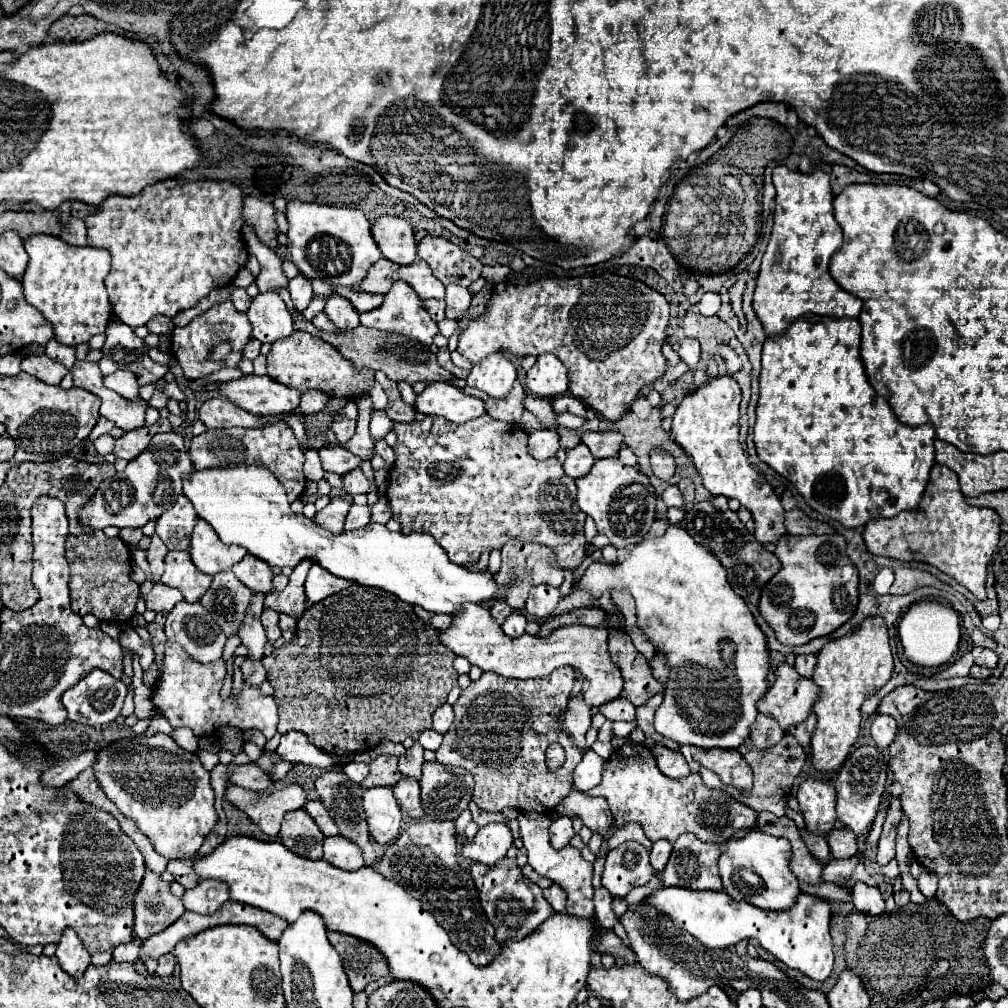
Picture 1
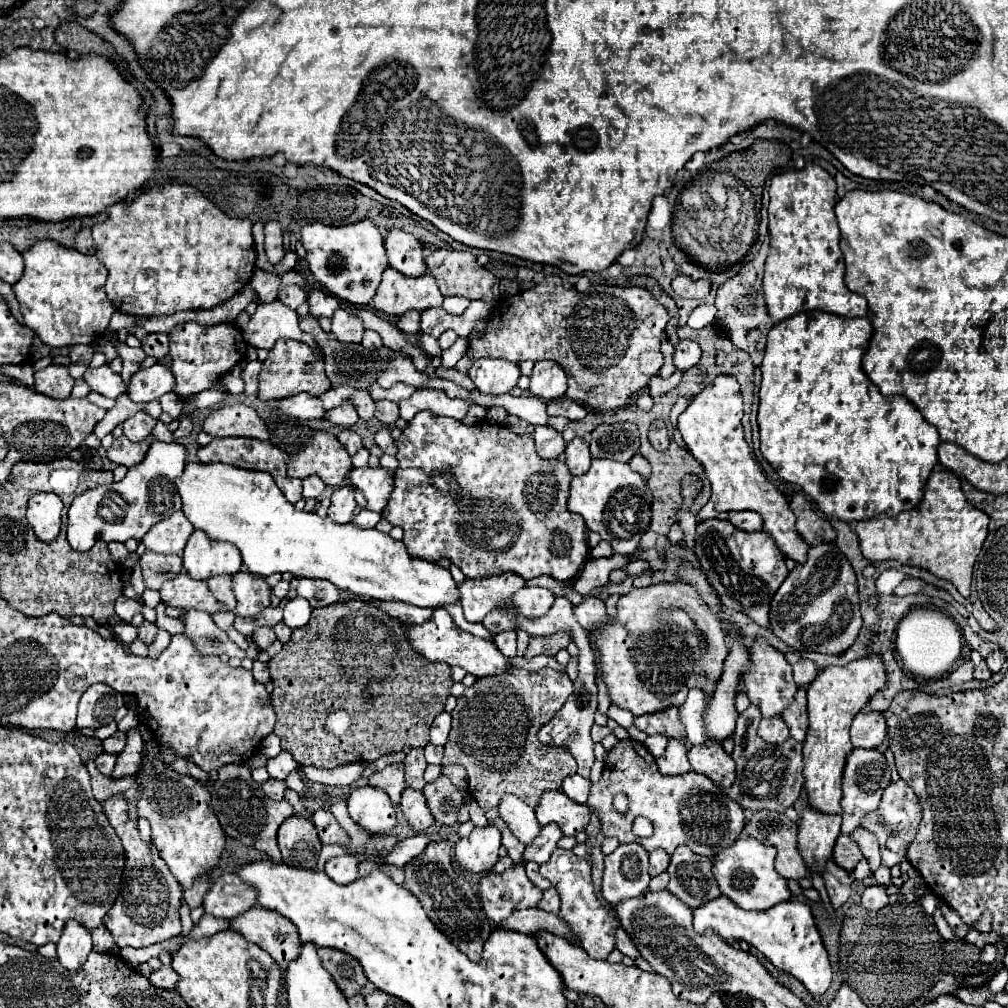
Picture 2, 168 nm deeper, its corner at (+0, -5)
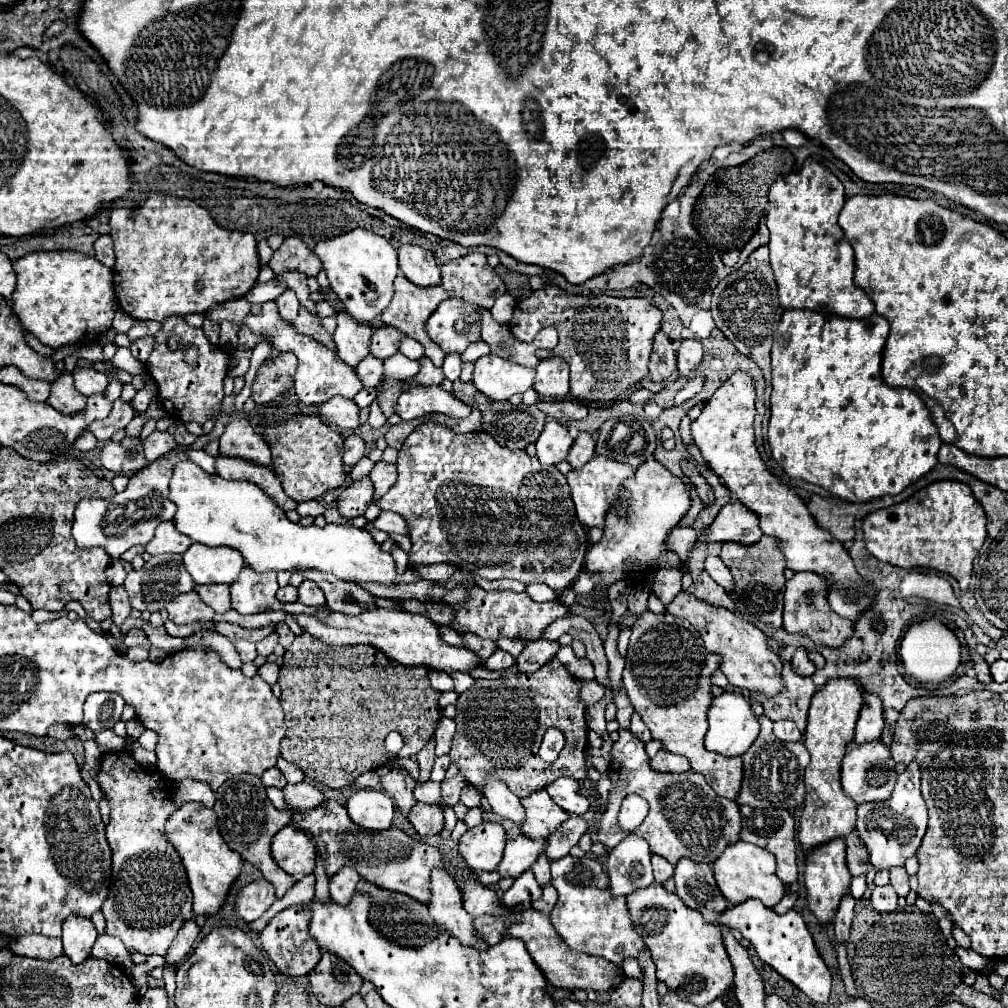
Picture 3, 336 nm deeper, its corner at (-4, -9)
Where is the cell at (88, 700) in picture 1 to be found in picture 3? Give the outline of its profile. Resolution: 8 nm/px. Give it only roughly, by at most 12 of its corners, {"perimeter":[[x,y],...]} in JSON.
{"perimeter":[[95,692],[85,700],[83,724],[97,732],[121,718],[123,698]]}

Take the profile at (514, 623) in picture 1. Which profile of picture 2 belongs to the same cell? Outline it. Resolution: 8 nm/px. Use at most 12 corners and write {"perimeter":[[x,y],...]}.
{"perimeter":[[515,630],[499,632],[493,640],[497,648],[513,658],[517,654]]}

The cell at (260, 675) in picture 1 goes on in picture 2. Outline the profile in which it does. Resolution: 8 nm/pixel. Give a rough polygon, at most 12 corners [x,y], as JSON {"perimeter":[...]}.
{"perimeter":[[253,662],[251,668],[255,680],[267,684],[269,670],[265,662]]}

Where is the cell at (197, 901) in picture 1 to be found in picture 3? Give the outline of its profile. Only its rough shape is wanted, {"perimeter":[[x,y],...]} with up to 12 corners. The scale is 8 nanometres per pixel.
{"perimeter":[[267,880],[241,888],[235,910],[245,922],[257,920],[275,902]]}

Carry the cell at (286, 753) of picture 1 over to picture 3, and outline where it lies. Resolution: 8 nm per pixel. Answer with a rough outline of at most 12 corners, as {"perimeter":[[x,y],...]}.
{"perimeter":[[269,768],[261,782],[265,788],[283,788],[285,776],[277,768]]}

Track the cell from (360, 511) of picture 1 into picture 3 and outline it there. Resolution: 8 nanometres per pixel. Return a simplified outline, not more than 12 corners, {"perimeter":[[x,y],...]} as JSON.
{"perimeter":[[381,512],[375,528],[407,536],[407,522],[401,514]]}

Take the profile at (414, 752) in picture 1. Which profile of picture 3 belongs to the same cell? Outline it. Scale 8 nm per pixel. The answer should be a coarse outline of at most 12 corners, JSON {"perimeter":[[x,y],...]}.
{"perimeter":[[435,740],[417,752],[417,762],[421,770],[421,780],[429,780],[431,766],[435,760],[433,748]]}

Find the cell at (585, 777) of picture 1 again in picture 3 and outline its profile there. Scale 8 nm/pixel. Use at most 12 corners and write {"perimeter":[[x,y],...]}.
{"perimeter":[[557,778],[545,790],[569,814],[585,814],[589,798],[575,778]]}

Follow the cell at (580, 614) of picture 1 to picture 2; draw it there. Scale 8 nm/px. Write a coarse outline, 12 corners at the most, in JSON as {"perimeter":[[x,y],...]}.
{"perimeter":[[571,634],[531,636],[525,658],[555,656],[567,648]]}

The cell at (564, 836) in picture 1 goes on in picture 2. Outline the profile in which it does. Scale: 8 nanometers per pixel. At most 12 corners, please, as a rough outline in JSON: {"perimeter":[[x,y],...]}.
{"perimeter":[[543,826],[539,838],[525,848],[525,862],[551,858],[563,832]]}

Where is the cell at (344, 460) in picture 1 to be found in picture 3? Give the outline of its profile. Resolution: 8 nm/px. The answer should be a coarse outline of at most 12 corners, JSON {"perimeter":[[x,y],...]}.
{"perimeter":[[319,416],[261,434],[295,502],[339,488],[343,436]]}

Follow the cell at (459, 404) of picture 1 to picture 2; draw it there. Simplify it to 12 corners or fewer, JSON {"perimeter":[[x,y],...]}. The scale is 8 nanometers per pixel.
{"perimeter":[[417,390],[399,402],[407,422],[421,410],[463,420],[469,402],[443,390]]}

